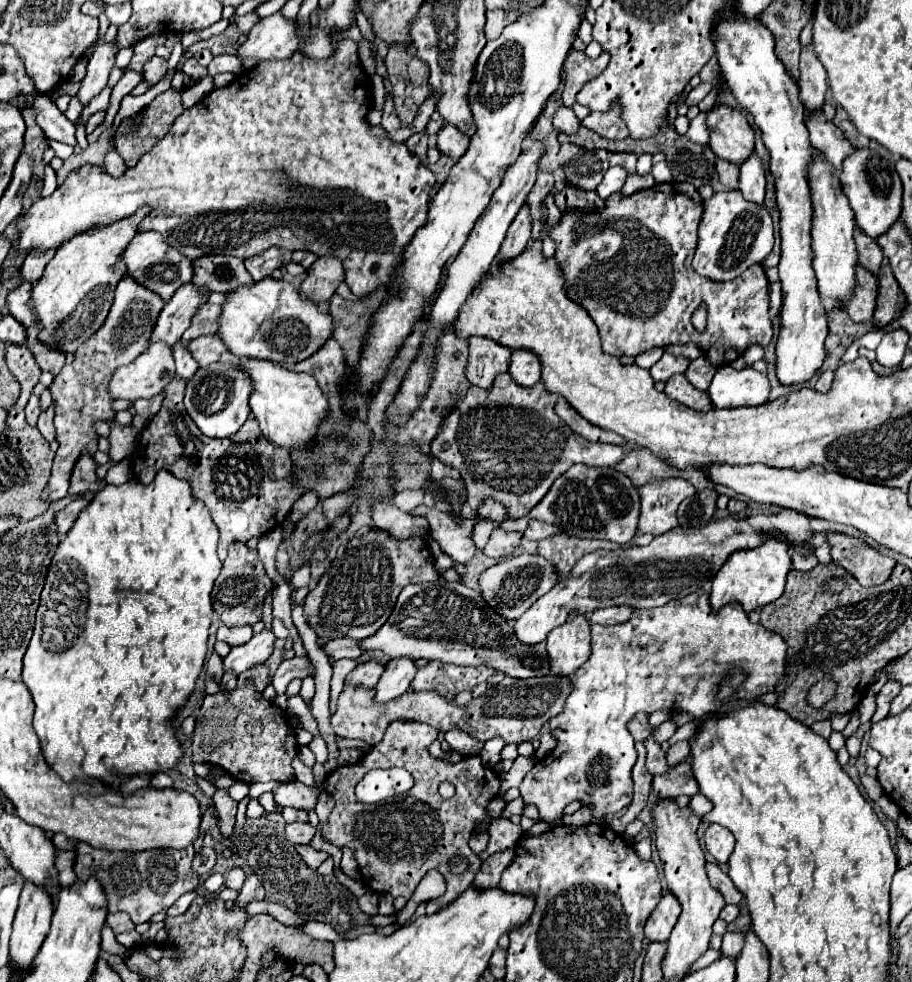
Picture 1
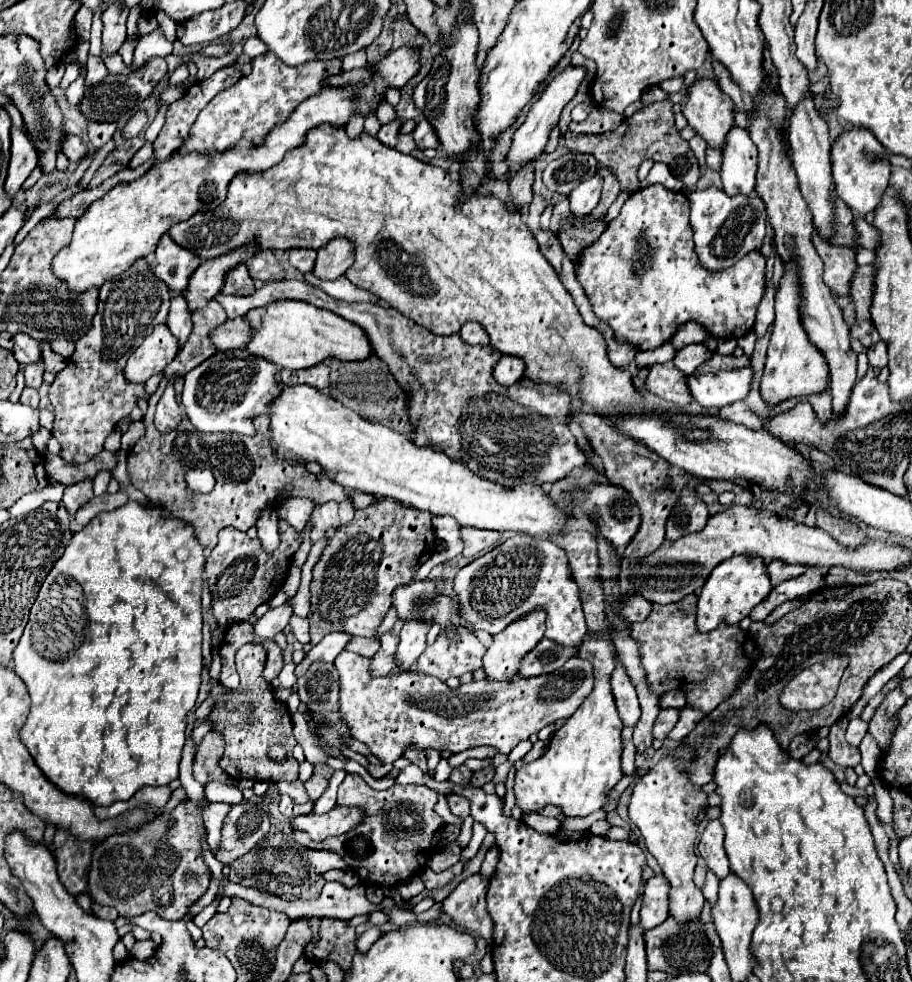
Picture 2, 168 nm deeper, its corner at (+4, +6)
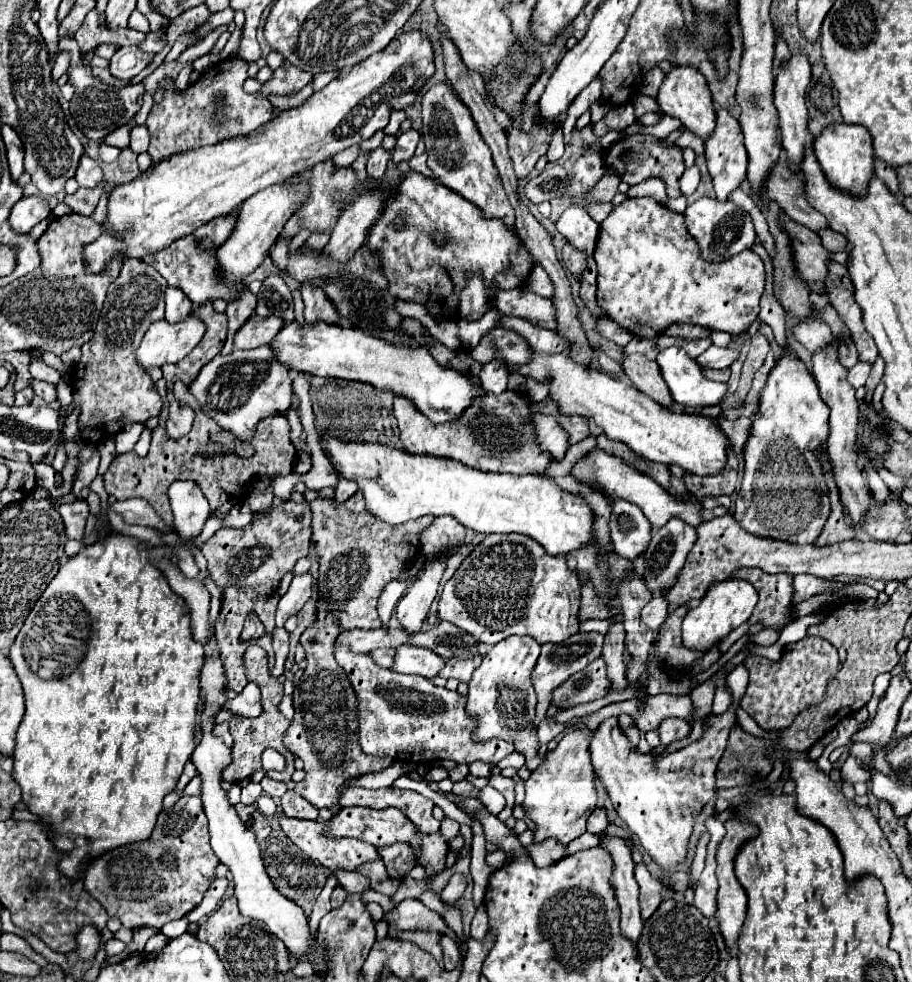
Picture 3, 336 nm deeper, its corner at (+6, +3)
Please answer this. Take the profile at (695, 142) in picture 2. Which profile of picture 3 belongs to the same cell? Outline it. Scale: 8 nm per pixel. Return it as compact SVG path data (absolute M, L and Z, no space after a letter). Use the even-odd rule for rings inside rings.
M693 165L691 169L687 169L679 181L679 189L681 189L681 195L691 195L699 185L699 169L697 165Z

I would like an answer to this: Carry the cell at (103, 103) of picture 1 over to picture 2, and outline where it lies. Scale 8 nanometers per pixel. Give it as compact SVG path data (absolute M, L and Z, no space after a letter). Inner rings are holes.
M157 28L153 30L151 34L147 36L141 36L137 46L135 46L135 52L133 52L133 68L135 66L141 66L145 60L153 58L153 56L167 56L173 52L173 44L163 36L163 32Z

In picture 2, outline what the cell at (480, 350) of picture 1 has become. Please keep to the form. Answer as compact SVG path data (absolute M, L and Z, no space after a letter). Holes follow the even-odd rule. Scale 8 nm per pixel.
M467 322L467 324L461 328L459 336L463 338L465 344L471 344L471 346L489 346L489 336L487 336L487 332L483 330L483 326L477 324L477 322Z

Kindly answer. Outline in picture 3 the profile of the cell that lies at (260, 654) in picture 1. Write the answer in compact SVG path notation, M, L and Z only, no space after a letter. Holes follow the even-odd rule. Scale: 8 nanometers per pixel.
M303 573L303 575L295 575L291 581L291 587L287 591L285 597L281 597L279 607L277 607L277 627L283 627L283 623L295 615L297 611L301 611L301 607L309 601L311 597L311 573Z

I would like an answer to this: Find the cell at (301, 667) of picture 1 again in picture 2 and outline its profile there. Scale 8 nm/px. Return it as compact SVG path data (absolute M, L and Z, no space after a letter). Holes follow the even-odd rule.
M327 634L319 644L315 644L305 658L295 666L295 676L303 676L313 662L333 662L335 656L345 648L349 634Z

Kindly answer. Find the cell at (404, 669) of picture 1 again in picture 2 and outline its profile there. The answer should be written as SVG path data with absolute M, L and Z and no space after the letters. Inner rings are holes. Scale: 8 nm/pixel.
M405 622L399 634L399 646L395 652L395 670L409 672L425 650L425 636L429 632L427 622Z

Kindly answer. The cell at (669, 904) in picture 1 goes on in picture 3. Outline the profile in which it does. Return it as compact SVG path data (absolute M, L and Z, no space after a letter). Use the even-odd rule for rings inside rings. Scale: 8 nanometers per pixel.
M637 865L635 867L635 881L639 885L639 901L641 901L641 917L643 921L647 921L655 909L661 903L661 881L653 879L651 873L647 871L645 865Z

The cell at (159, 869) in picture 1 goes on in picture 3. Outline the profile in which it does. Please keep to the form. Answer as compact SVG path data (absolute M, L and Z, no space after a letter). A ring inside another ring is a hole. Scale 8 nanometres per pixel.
M181 797L173 807L163 809L157 817L157 825L153 829L153 835L143 843L131 843L117 847L87 867L85 871L85 889L95 897L109 917L117 917L123 927L127 929L139 929L139 927L155 927L161 929L165 923L173 919L185 917L189 911L193 911L209 885L215 879L215 867L217 857L213 857L211 845L209 845L209 833L207 833L207 817L201 809L199 797Z

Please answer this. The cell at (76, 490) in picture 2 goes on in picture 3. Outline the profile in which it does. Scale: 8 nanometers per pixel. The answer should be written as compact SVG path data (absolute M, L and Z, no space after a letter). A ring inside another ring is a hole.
M75 501L71 505L61 505L59 513L63 517L67 537L81 541L83 533L85 533L85 523L87 523L87 517L89 517L87 501Z

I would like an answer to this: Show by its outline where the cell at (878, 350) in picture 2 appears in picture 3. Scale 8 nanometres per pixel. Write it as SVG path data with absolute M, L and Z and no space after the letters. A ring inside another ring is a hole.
M857 363L855 367L851 367L847 371L847 381L853 389L859 389L859 387L865 387L865 381L869 377L869 371L871 371L871 365L869 363Z

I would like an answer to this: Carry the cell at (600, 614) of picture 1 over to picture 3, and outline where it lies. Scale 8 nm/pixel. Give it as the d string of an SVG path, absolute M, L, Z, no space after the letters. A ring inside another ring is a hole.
M655 595L643 609L643 621L651 631L657 631L665 623L667 615L669 615L669 603L661 595Z

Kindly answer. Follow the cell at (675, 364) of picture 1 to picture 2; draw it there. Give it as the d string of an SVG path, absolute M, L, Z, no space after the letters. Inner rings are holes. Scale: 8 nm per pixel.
M689 344L689 346L675 352L673 362L675 362L675 368L683 372L683 370L695 370L709 356L711 356L711 352L709 352L709 348L705 344Z

